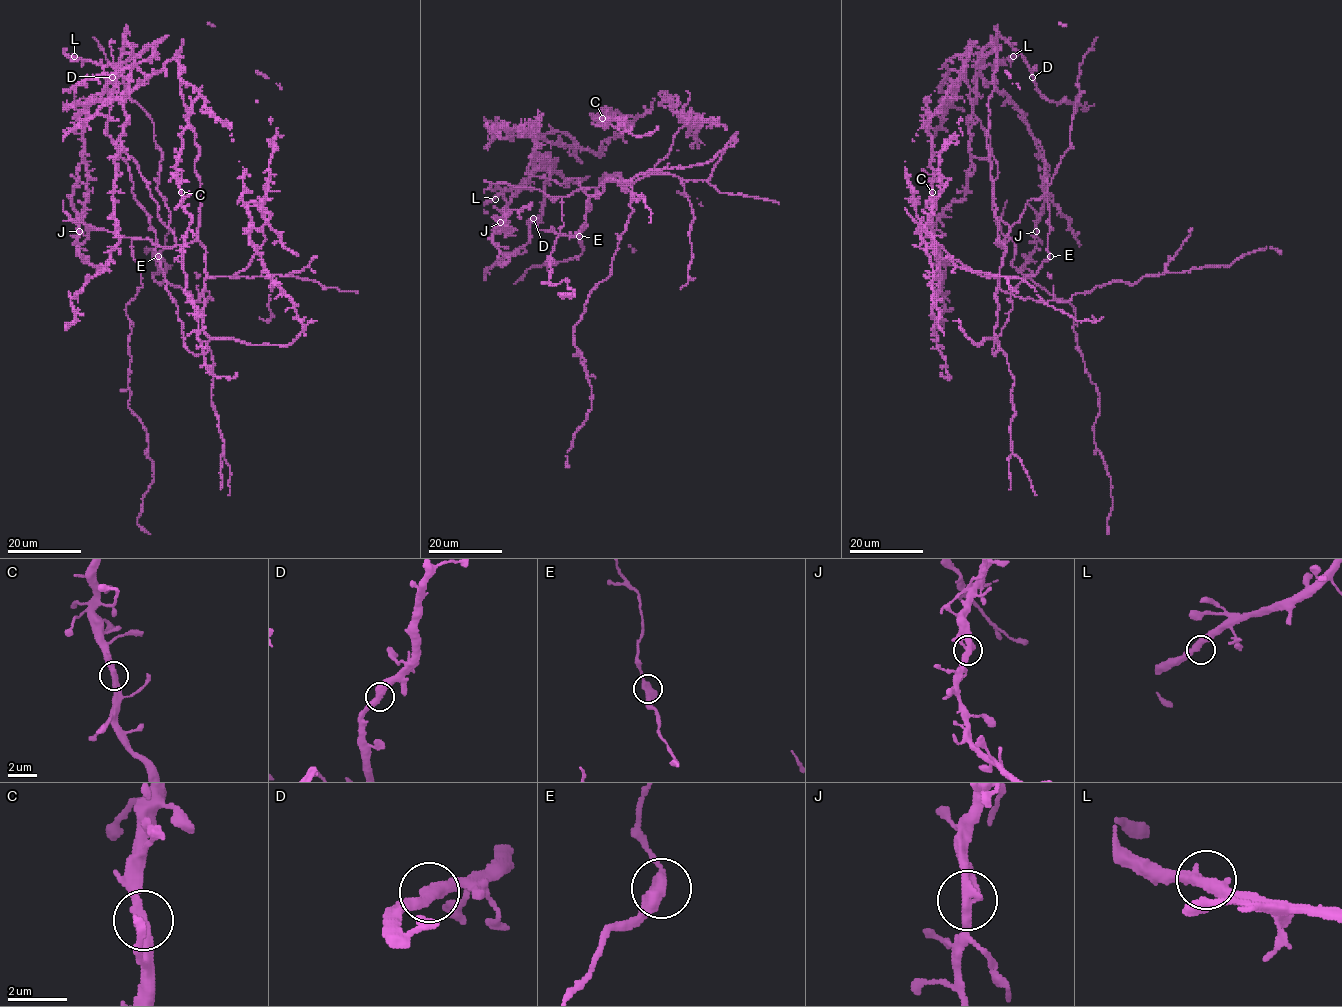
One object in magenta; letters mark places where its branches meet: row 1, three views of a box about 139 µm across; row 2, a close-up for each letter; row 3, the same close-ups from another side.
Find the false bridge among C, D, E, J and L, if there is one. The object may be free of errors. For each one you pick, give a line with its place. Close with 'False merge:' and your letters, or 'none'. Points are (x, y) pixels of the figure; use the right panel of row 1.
False merge: none

